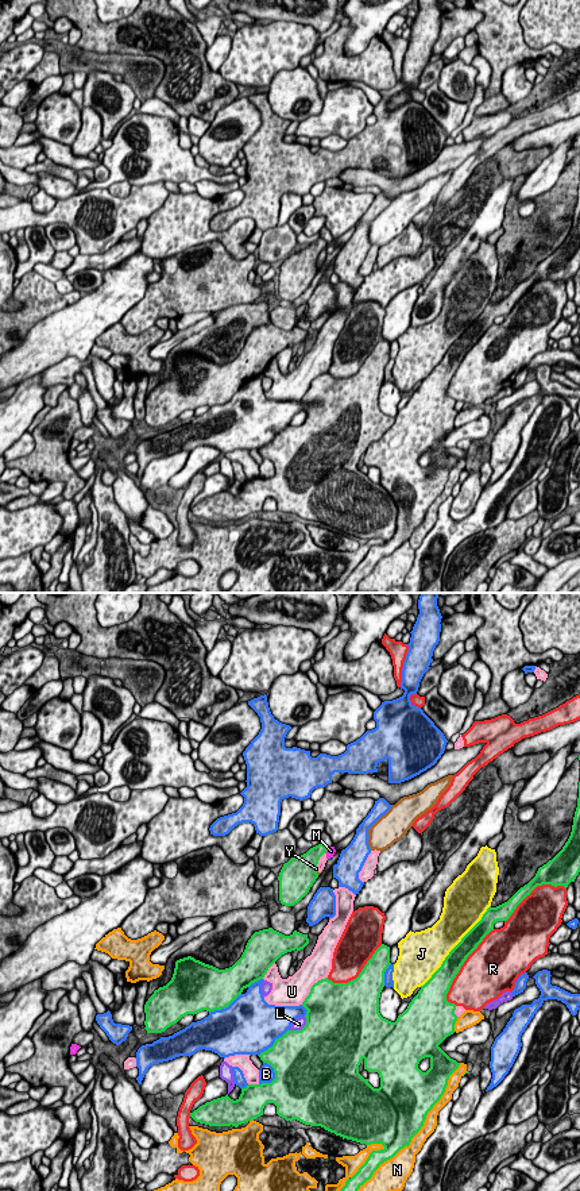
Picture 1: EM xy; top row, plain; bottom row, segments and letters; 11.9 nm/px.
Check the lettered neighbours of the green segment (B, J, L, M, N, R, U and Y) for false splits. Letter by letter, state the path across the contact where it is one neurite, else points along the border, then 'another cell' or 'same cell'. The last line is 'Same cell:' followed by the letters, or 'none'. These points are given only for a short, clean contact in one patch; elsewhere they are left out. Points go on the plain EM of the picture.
B: another cell
J: another cell
L: another cell
M: another cell
N: another cell
R: same cell
U: another cell
Y: another cell
Same cell: R

